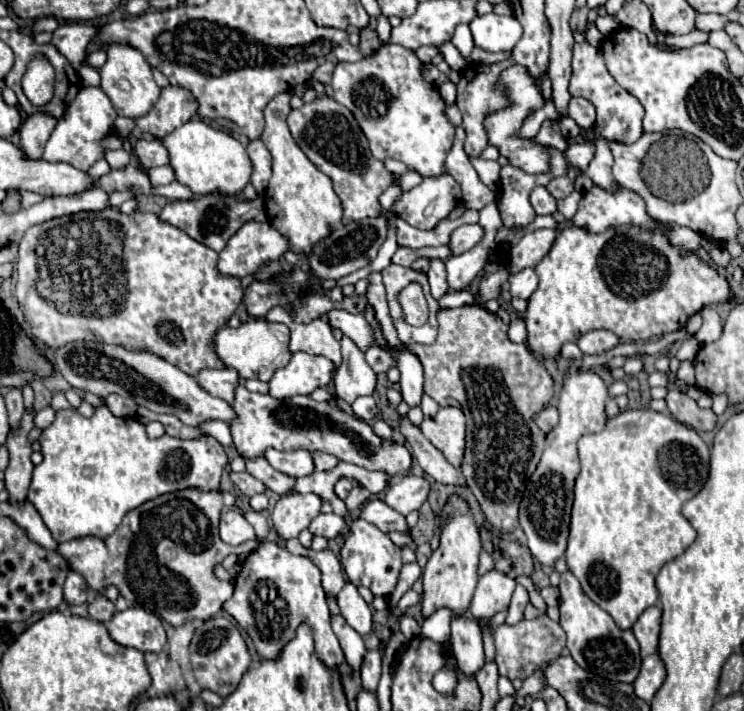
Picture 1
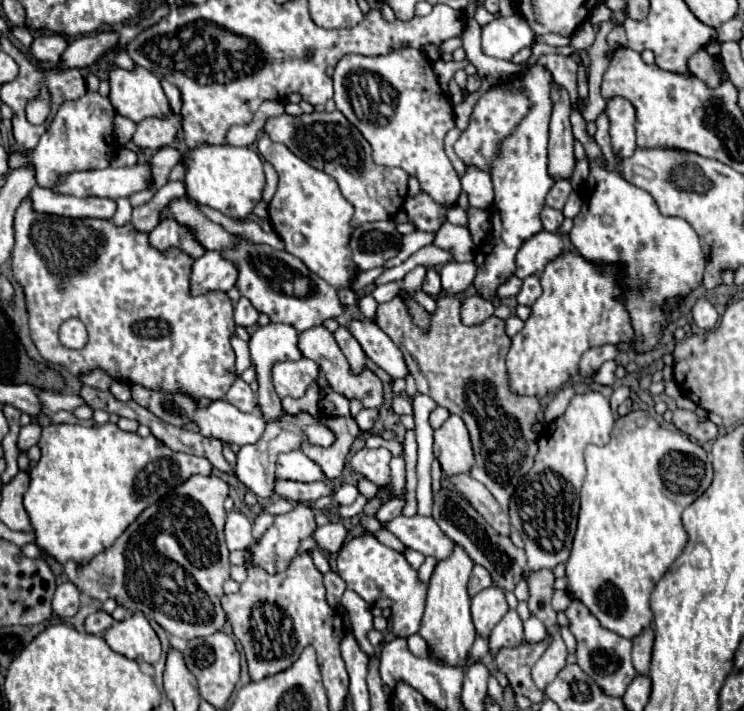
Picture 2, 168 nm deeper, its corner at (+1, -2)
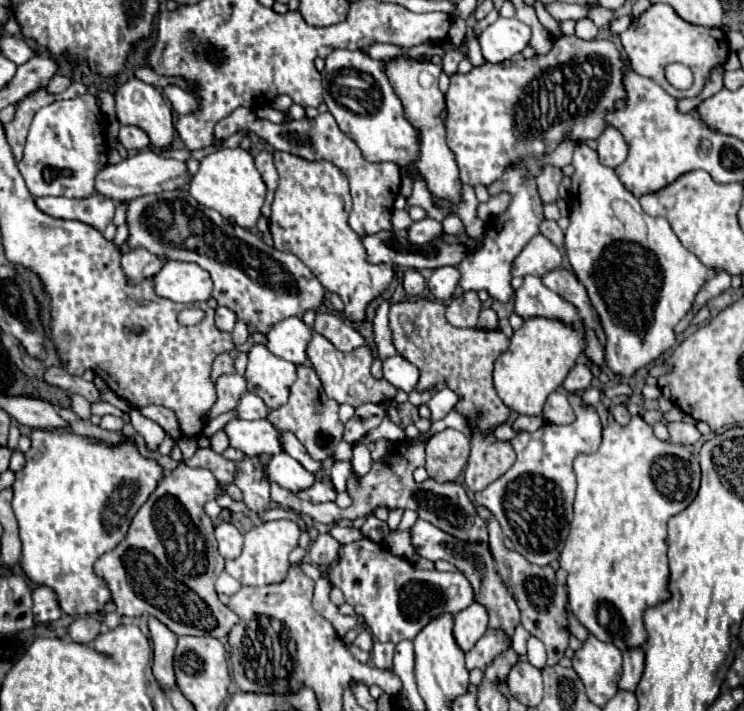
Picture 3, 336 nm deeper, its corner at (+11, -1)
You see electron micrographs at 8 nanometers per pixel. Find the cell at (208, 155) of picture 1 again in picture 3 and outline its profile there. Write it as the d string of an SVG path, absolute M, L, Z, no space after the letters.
M235 147L235 149L219 149L199 161L199 171L191 177L189 195L197 199L201 205L219 211L231 223L251 229L257 223L261 213L261 205L265 201L265 183L253 163L249 151Z

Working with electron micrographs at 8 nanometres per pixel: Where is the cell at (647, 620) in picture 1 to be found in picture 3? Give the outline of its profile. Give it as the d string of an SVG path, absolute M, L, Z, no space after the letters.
M631 647L623 651L623 675L619 681L619 689L635 691L643 673L643 661L645 661L645 653L641 647Z

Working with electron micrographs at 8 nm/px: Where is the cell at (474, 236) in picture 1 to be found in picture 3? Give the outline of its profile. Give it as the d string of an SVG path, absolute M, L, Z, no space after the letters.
M421 219L421 221L415 221L411 227L409 227L409 239L411 243L415 245L425 245L425 243L431 243L433 239L437 239L437 235L443 233L443 227L439 221L435 219Z

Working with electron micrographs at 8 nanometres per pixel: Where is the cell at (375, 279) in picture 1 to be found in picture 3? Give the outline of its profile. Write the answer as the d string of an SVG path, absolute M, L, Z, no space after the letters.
M429 299L391 305L389 329L397 353L421 371L415 387L417 393L425 393L439 383L445 383L459 395L455 411L461 413L471 427L471 455L465 467L465 483L471 491L483 491L489 483L505 475L517 459L511 443L493 435L495 427L503 425L511 413L511 409L497 397L491 381L493 361L509 347L509 337L499 329L457 329L445 321L445 305Z

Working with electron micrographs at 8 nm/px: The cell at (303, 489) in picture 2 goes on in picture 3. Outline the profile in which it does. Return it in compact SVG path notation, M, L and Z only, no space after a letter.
M315 481L313 487L295 493L299 499L307 499L311 503L323 503L323 501L335 501L335 489L327 481Z

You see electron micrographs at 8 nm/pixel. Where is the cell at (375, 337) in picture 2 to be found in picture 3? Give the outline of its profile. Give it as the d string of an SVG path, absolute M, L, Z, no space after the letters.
M393 355L387 357L387 361L383 361L383 377L397 389L403 391L413 391L417 379L419 379L419 369L415 365L411 365L407 359L403 359L401 355Z

